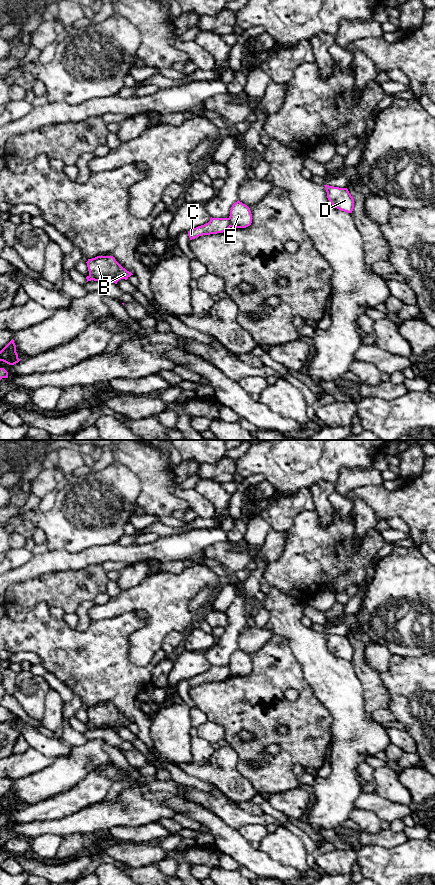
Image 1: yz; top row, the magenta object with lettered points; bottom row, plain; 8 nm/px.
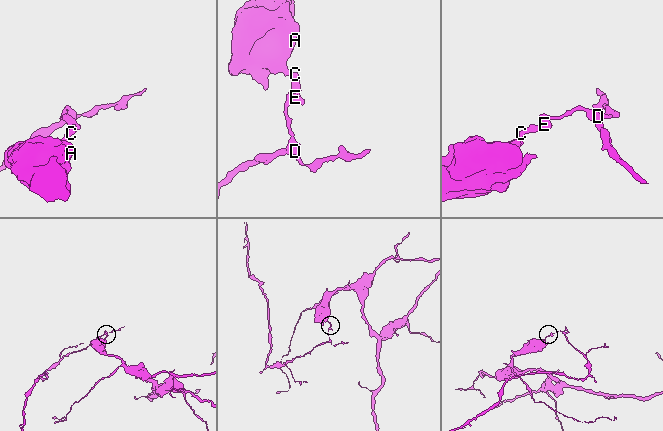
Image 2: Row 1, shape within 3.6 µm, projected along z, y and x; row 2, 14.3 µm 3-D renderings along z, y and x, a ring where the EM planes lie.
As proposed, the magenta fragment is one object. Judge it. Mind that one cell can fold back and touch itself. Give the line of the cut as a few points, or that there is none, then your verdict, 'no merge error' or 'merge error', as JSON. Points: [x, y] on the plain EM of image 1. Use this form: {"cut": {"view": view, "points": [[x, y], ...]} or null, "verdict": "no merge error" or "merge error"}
{"cut": {"view": "yz", "points": [[227, 666], [231, 674]]}, "verdict": "merge error"}

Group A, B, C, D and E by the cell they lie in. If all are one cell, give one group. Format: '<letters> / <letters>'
A B C / D E

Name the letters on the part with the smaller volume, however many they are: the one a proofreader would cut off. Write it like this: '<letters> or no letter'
D, E

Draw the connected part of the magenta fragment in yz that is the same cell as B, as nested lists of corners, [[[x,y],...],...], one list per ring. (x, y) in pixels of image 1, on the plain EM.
[[[97,704],[88,707],[86,711],[89,719],[89,723],[86,725],[87,730],[109,728],[117,732],[119,728],[127,728],[133,723],[123,716],[113,704]]]

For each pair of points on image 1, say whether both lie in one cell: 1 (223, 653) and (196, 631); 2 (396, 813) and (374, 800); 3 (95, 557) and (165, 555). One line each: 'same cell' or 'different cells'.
1: different cells
2: same cell
3: same cell

